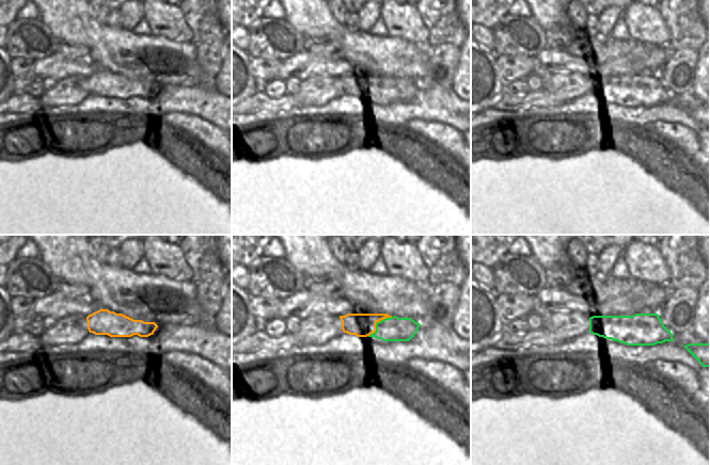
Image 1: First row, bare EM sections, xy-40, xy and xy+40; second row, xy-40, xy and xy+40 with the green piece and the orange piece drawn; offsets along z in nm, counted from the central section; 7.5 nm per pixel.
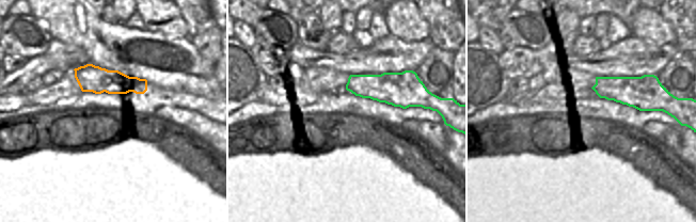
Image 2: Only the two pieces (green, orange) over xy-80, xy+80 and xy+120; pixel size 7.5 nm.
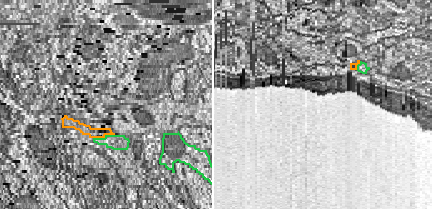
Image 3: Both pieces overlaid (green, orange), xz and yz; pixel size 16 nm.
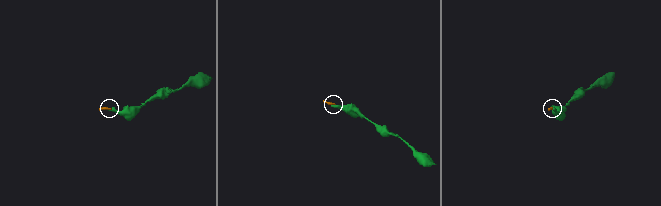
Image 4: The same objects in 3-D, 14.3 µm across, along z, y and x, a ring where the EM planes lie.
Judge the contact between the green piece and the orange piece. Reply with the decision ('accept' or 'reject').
accept

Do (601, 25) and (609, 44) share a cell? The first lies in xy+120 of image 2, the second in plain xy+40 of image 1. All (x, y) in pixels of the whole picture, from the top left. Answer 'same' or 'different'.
different

